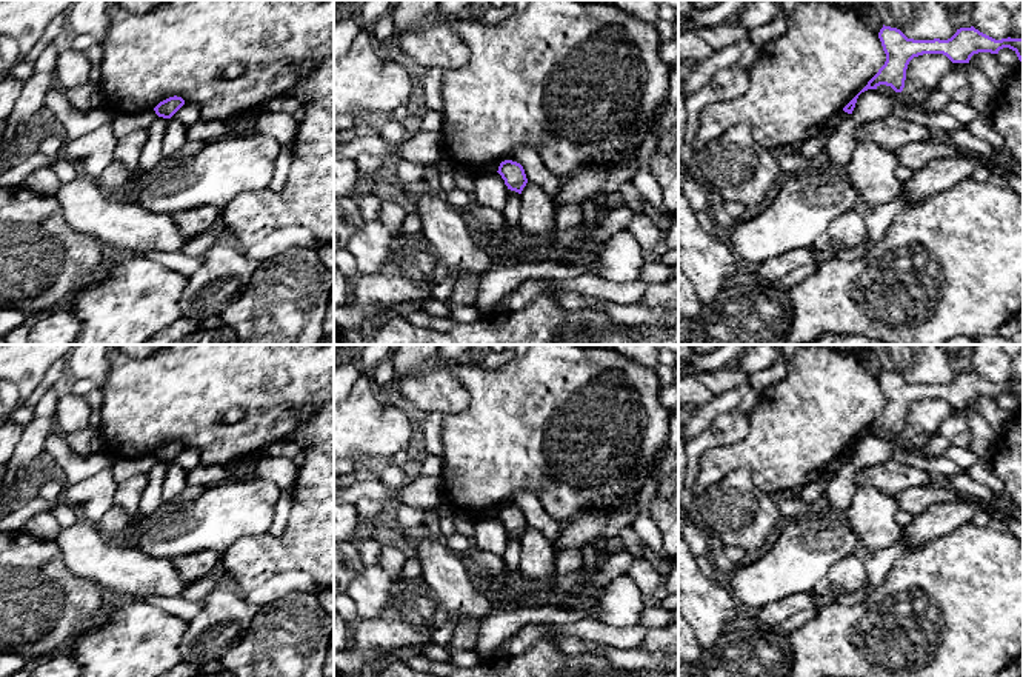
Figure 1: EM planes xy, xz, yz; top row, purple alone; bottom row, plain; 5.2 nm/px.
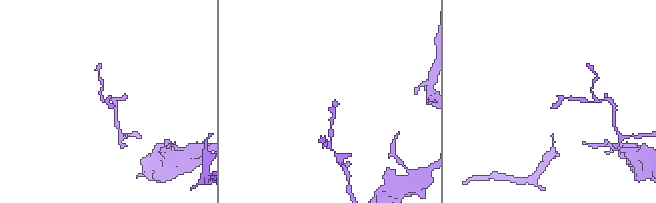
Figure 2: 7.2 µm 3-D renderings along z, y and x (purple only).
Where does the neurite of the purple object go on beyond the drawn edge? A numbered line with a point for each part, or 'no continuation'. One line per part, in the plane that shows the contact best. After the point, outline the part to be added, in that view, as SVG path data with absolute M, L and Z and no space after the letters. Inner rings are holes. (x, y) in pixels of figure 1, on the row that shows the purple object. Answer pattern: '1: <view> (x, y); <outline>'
no continuation

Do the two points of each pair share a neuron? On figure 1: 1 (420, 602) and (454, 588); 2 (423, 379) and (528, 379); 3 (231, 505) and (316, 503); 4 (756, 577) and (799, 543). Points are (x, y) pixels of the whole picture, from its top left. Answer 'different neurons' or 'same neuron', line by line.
1: different neurons
2: different neurons
3: different neurons
4: same neuron

